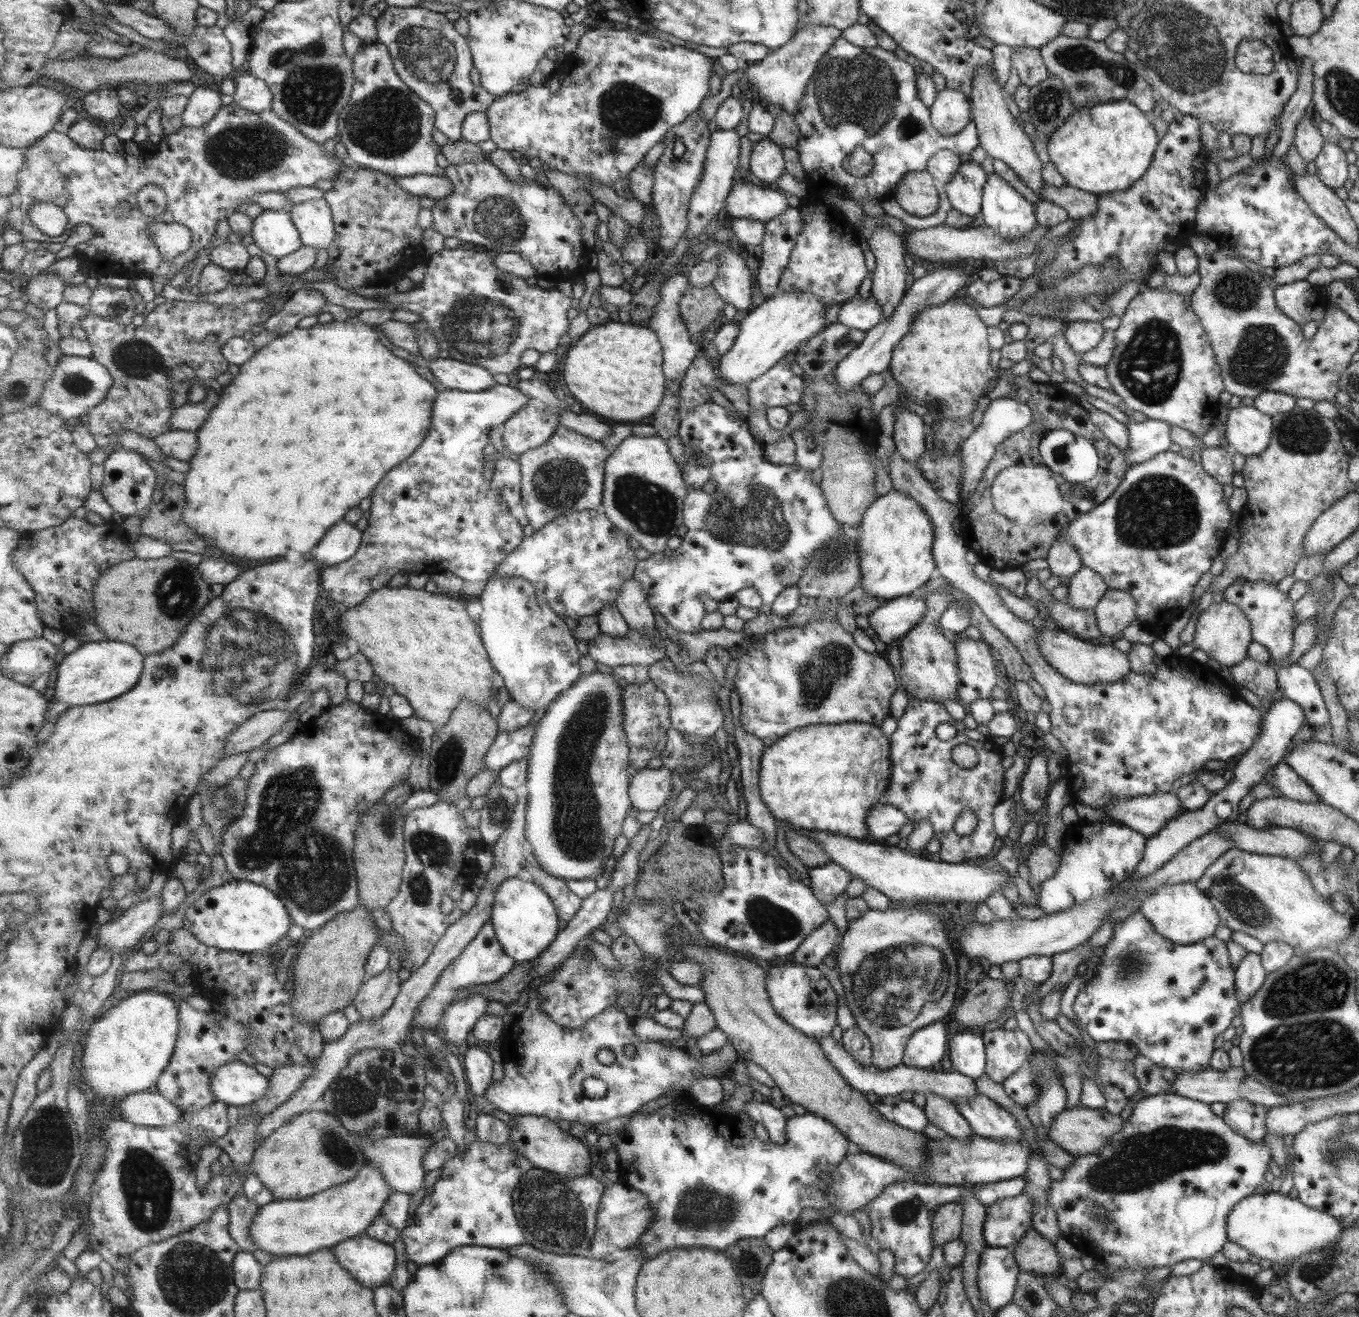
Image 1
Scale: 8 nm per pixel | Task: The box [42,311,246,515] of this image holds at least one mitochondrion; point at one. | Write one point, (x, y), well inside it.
(136, 359)

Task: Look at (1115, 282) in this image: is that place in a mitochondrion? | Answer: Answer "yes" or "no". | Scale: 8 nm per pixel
no

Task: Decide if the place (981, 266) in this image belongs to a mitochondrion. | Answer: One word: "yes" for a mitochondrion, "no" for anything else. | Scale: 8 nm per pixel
no

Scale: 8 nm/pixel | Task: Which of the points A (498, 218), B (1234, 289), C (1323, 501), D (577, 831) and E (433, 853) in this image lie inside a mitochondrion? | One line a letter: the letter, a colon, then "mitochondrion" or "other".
A: mitochondrion
B: mitochondrion
C: other
D: mitochondrion
E: mitochondrion

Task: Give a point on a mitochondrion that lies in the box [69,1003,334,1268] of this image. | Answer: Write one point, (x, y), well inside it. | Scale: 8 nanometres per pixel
(148, 1188)

